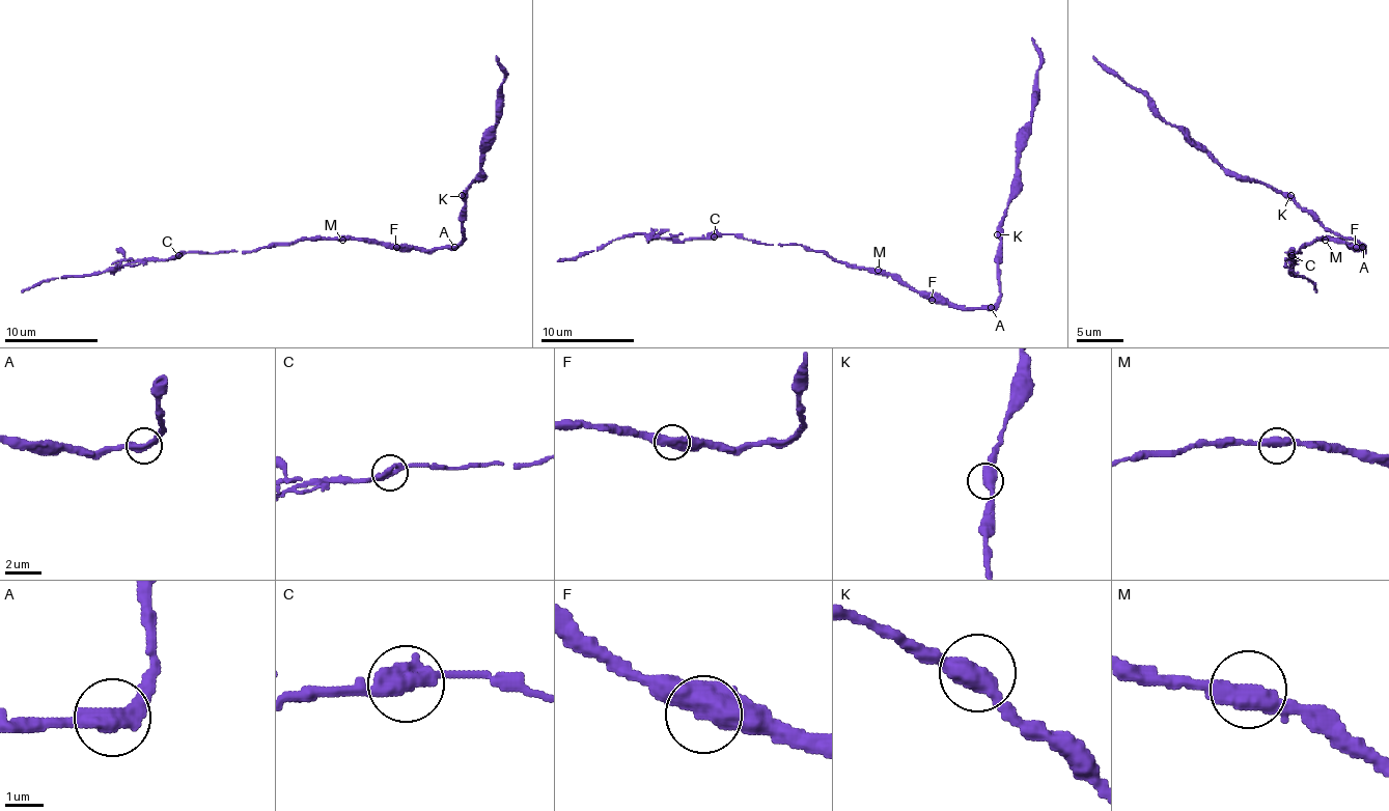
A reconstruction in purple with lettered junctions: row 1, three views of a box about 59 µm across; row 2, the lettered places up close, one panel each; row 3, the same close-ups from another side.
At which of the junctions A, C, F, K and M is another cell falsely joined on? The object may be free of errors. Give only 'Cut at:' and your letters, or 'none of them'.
Cut at: none of them

